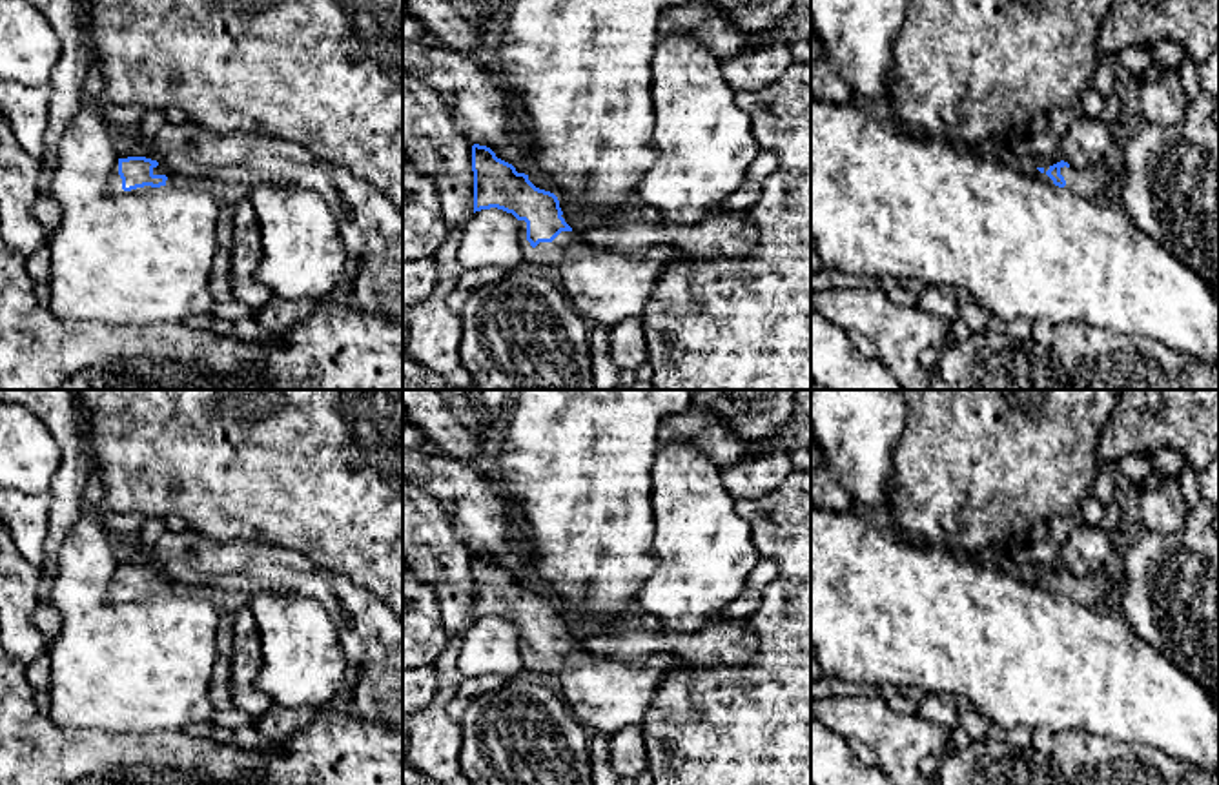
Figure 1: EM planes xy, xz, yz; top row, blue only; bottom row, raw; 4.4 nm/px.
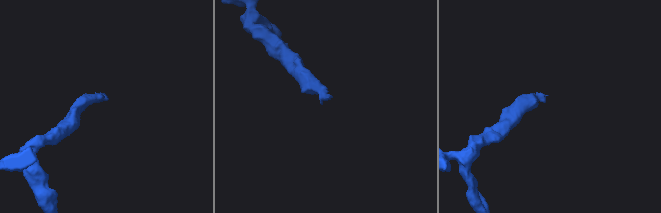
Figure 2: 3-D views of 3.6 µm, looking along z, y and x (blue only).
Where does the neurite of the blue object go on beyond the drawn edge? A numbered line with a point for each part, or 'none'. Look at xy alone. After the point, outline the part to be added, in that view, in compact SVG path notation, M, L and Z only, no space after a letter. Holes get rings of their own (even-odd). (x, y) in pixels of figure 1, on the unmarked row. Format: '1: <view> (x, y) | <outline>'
1: xy (115, 591) | M118 561L117 570L111 576L111 586L109 586L109 597L111 597L111 601L124 603L124 601L138 601L138 599L144 599L144 597L151 597L151 594L137 596L137 597L131 597L131 599L124 599L122 597L122 586L118 583L118 568L120 566L128 566L128 565L131 565L131 563Z

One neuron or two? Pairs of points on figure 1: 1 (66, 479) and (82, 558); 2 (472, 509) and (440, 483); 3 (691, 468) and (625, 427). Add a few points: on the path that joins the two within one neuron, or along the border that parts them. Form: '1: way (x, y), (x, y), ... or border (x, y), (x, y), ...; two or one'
1: border (86, 481), (81, 492), (81, 516), (55, 561); two
2: way (465, 501), (447, 485); one
3: border (660, 445), (655, 456), (651, 489); two

